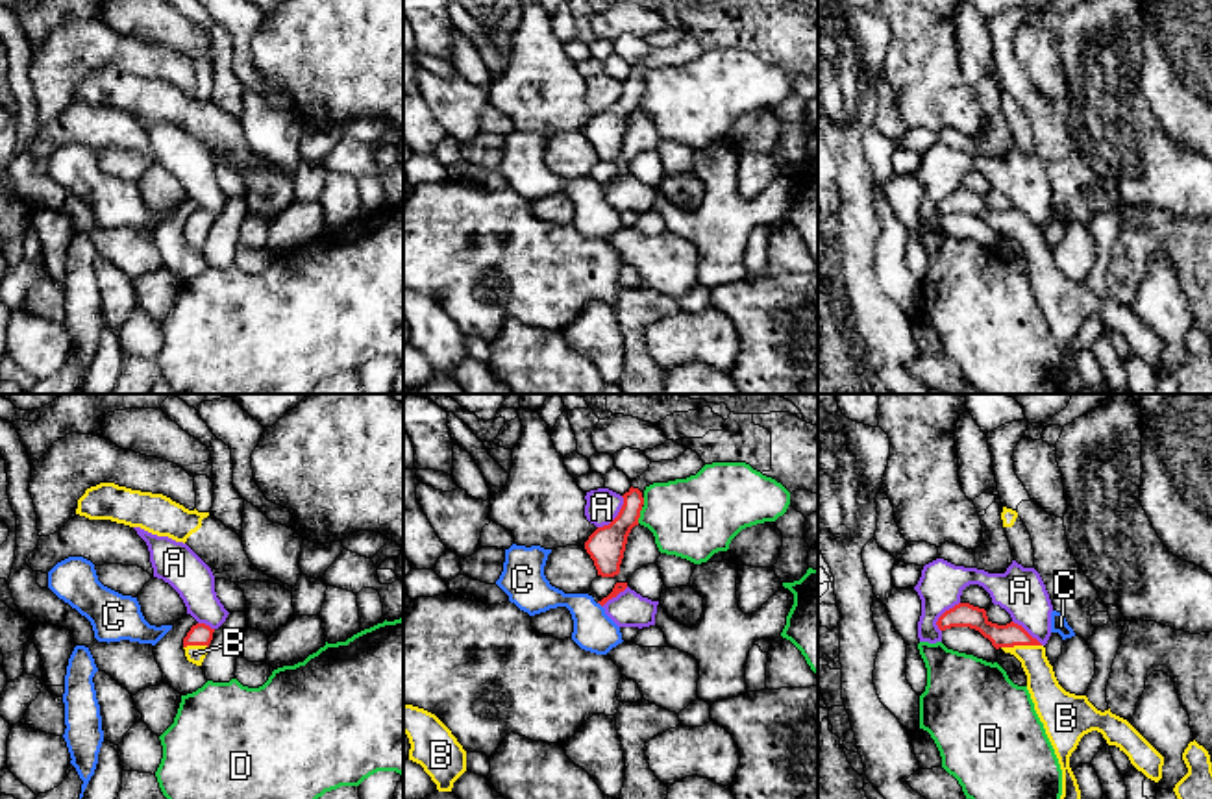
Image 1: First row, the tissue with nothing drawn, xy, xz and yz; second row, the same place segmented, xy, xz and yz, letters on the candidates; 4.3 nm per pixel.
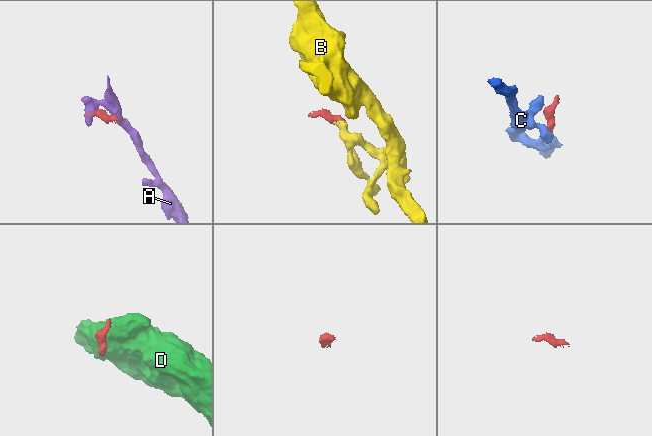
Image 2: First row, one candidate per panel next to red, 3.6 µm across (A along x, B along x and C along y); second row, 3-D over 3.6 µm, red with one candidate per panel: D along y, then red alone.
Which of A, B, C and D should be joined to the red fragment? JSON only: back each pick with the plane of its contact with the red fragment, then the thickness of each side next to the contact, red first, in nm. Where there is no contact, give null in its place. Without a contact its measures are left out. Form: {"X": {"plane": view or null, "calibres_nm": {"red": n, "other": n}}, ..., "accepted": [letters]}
{"B": {"plane": "yz", "calibres_nm": {"red": 100, "other": 140}}, "accepted": ["B"]}

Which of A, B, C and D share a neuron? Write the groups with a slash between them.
A / B / C / D

